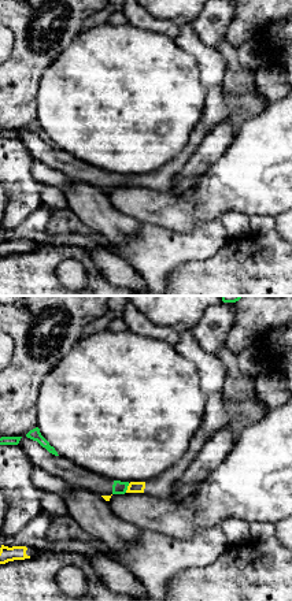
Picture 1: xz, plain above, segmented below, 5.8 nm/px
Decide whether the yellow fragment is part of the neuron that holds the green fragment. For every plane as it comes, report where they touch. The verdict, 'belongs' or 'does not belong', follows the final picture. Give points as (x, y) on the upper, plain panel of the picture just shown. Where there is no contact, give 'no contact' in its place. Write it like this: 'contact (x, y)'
contact (126, 181)

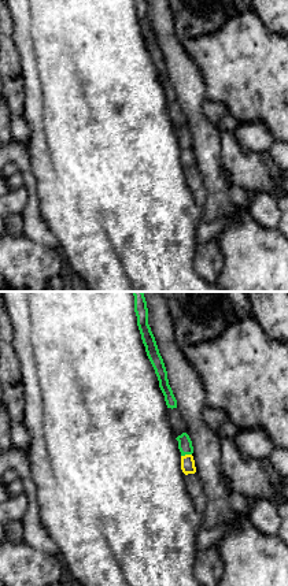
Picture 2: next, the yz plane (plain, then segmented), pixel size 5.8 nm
contact (185, 147)

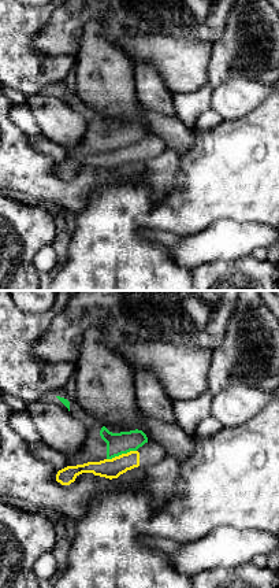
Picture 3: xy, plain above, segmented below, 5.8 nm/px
contact (121, 147)

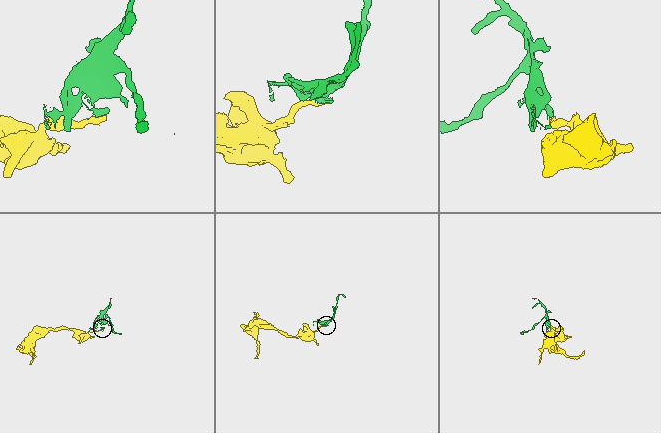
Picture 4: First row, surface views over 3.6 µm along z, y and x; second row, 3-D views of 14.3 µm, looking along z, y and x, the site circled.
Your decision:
does not belong

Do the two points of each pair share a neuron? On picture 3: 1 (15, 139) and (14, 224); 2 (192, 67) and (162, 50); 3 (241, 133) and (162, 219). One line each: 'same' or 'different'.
1: different
2: same
3: same

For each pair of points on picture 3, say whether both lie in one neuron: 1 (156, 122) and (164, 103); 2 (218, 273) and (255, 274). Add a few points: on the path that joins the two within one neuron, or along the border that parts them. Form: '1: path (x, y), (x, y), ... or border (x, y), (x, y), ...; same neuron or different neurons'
1: border (141, 107), (174, 115); different neurons
2: path (227, 274), (245, 274); same neuron

